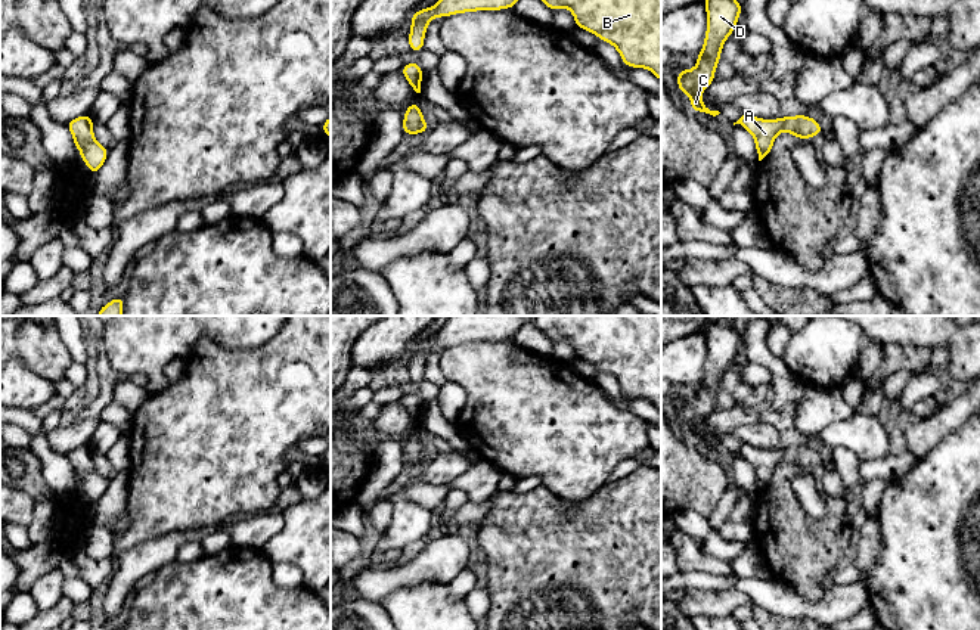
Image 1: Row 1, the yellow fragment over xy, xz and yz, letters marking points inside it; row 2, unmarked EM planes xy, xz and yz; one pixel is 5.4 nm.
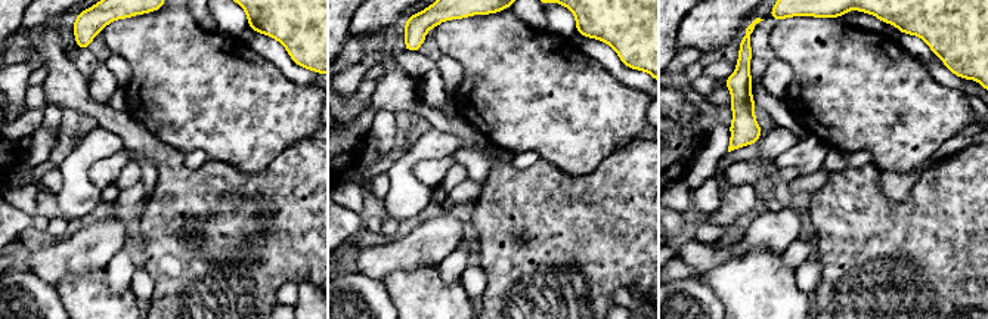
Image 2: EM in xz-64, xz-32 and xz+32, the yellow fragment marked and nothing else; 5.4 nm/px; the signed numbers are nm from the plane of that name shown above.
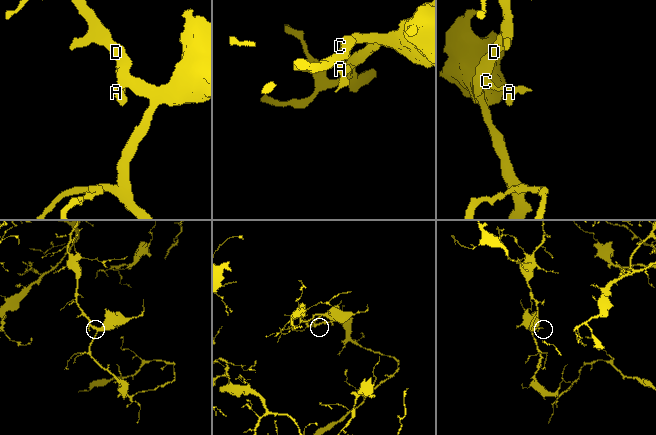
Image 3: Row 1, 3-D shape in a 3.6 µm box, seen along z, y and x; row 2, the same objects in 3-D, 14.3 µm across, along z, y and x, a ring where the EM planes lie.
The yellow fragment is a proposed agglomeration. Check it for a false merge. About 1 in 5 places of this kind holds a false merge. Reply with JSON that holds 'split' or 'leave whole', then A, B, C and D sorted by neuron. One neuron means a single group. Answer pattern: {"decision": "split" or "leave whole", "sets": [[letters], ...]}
{"decision": "leave whole", "sets": [["A", "B", "C", "D"]]}

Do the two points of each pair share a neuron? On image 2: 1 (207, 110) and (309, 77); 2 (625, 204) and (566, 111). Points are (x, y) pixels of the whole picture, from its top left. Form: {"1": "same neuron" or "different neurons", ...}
{"1": "different neurons", "2": "different neurons"}

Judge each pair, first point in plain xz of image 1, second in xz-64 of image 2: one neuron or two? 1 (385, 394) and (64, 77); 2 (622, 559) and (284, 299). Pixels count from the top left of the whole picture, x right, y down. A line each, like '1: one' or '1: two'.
1: two
2: two

